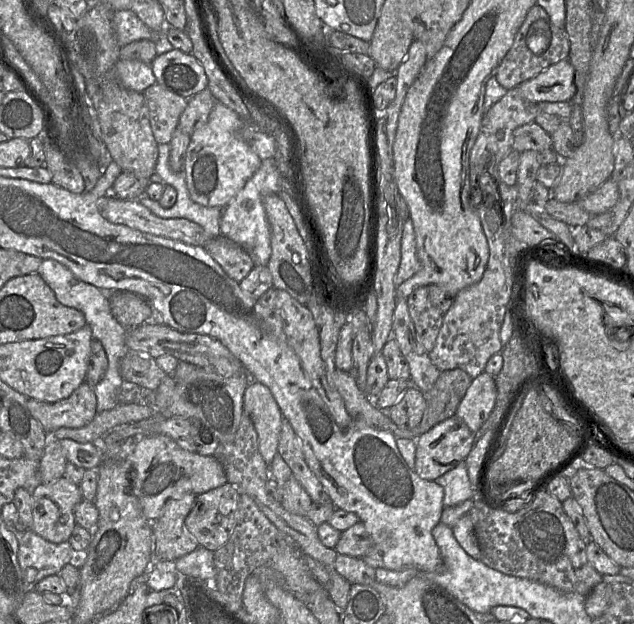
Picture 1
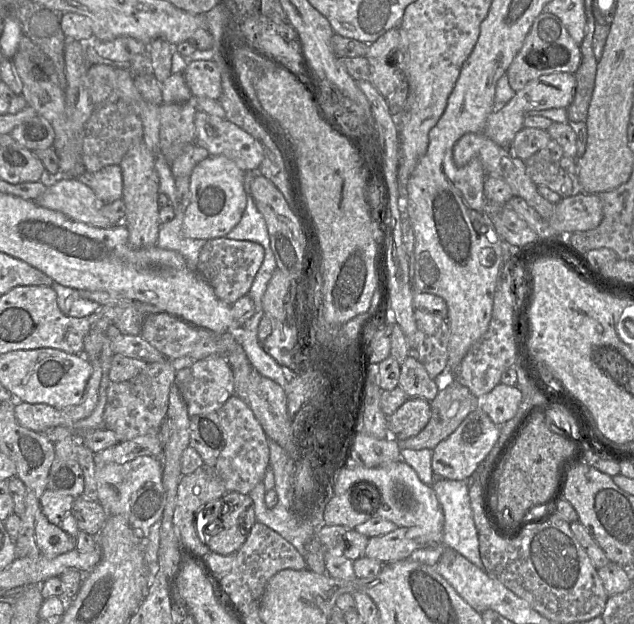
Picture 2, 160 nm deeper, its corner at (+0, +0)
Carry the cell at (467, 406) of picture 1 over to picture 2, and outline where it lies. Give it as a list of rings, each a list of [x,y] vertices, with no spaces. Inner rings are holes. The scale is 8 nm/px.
[[[499,383],[489,393],[478,398],[478,408],[482,409],[498,426],[512,419],[519,408],[522,393],[516,386]]]

